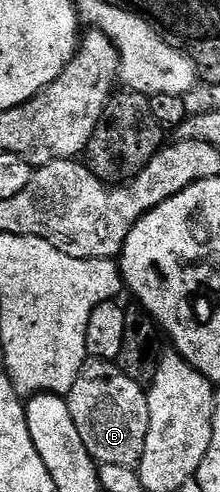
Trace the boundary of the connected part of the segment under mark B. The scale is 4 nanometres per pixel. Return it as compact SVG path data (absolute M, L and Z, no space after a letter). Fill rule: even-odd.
M87 358L82 366L80 377L76 377L76 385L72 385L70 394L65 396L68 409L72 413L72 421L76 421L76 429L84 440L84 449L93 457L94 462L101 465L124 465L137 468L144 457L144 441L148 437L148 397L147 388L143 384L132 381L128 373L118 367L117 362L109 359Z

